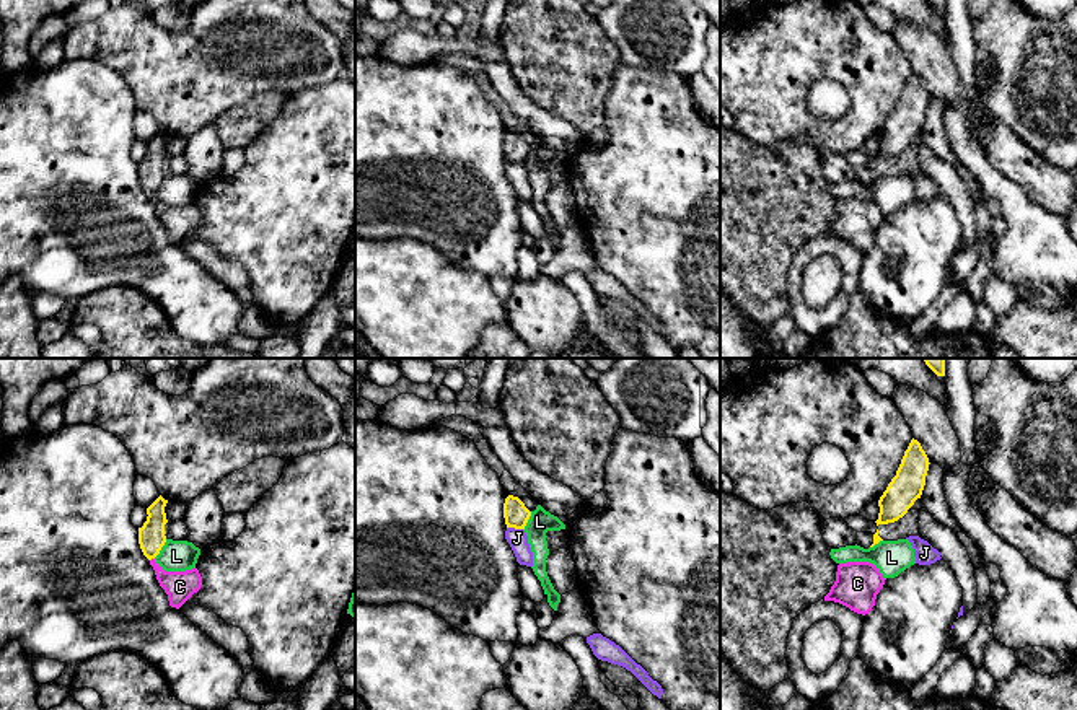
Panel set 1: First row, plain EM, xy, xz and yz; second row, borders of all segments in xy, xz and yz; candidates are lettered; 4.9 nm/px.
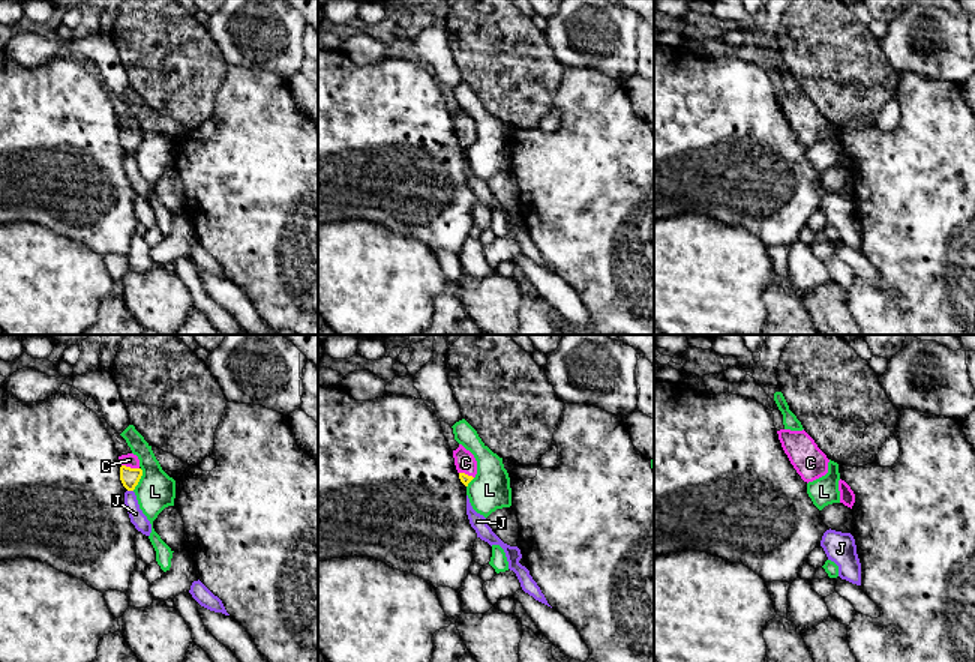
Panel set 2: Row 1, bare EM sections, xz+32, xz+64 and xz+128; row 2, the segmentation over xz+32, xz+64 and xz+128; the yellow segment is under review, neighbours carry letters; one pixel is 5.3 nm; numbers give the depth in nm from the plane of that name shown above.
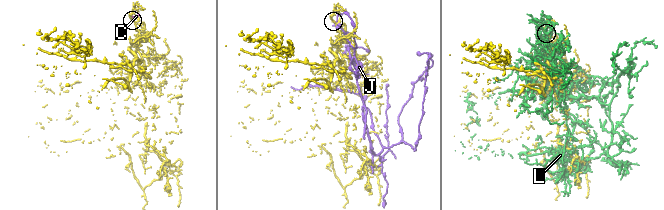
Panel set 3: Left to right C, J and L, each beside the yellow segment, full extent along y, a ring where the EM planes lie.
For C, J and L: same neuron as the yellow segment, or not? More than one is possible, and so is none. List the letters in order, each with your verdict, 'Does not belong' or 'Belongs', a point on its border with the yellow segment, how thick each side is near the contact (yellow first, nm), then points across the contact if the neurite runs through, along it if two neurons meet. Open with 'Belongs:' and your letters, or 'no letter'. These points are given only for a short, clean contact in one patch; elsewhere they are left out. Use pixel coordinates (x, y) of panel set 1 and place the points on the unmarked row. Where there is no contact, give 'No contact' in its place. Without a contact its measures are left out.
Belongs: C
C: Belongs. Touches yellow at xy (152, 192). Thickness 130 nm (yellow) against 150 nm. Path across: xy (152, 173), (152, 192), (155, 202), (180, 222)
J: Does not belong. Touches yellow at xz (515, 163). Thickness 120 nm (yellow) against 100 nm
L: Does not belong. Touches yellow at xy (160, 184). Thickness 130 nm (yellow) against 160 nm

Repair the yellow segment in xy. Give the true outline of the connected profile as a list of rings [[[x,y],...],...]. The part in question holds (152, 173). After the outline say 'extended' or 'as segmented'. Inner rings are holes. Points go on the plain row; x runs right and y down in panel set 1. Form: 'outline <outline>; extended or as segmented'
outline [[[161,130],[147,143],[147,156],[138,163],[138,179],[143,191],[150,195],[160,221],[168,230],[171,243],[179,244],[202,221],[202,212],[197,204],[186,207],[165,207],[155,192],[166,178],[165,160],[168,158],[165,142],[168,135]]]; extended

